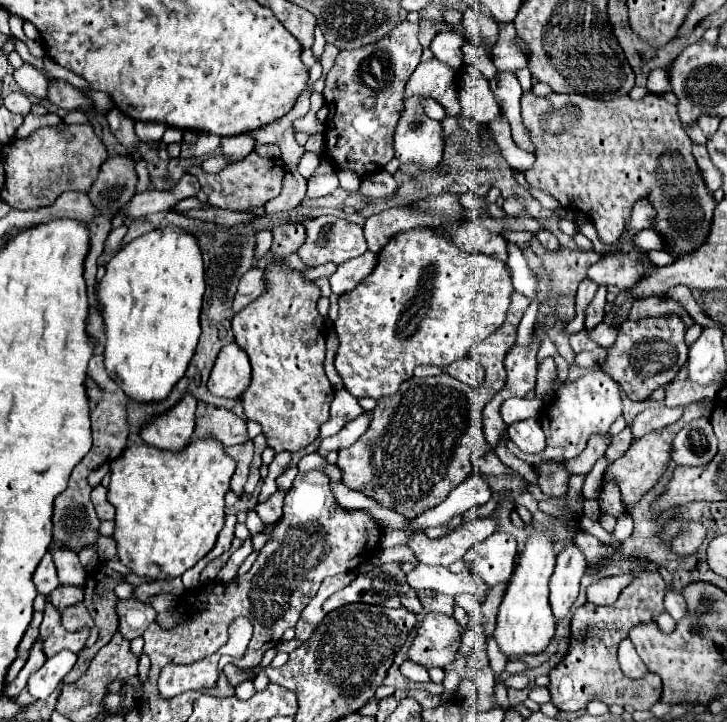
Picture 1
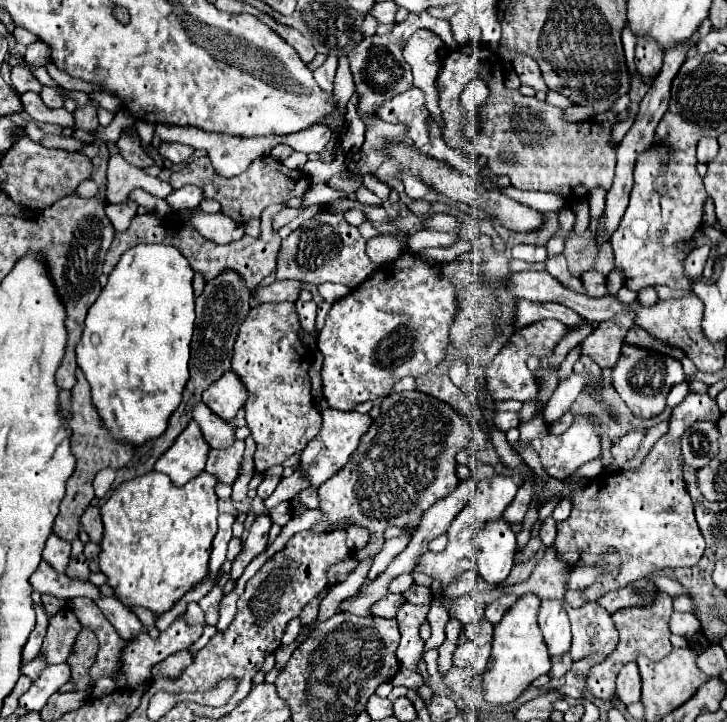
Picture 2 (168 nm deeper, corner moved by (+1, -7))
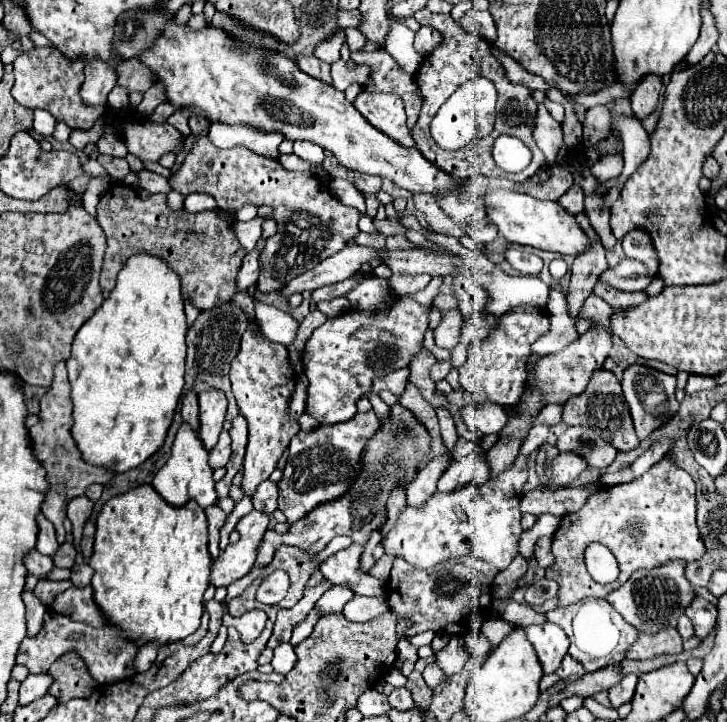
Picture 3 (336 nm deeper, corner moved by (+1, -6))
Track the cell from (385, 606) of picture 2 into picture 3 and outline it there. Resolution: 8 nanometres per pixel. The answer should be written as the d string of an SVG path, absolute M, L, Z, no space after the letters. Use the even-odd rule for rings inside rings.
M356 595L352 601L348 601L344 605L344 615L350 619L350 621L370 621L382 613L388 611L388 597L380 595L380 597L362 597L362 595Z

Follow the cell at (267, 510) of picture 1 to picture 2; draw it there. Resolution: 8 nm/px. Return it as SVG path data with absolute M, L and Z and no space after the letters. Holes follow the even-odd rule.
M256 516L256 520L252 522L248 536L242 544L242 552L236 556L236 560L232 562L232 570L230 570L230 580L238 580L244 572L244 568L252 562L252 558L256 558L258 554L262 554L268 548L268 530L270 530L270 516Z

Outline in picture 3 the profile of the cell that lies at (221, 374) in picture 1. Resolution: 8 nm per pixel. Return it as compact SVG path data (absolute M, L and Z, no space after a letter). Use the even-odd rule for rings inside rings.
M208 389L198 395L200 401L200 439L206 449L212 449L222 433L228 399L218 389Z

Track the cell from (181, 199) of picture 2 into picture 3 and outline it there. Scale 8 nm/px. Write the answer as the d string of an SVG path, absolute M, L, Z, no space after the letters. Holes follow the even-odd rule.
M190 193L188 197L184 197L184 209L190 213L198 213L204 209L216 209L216 201L212 195L206 195L206 193Z

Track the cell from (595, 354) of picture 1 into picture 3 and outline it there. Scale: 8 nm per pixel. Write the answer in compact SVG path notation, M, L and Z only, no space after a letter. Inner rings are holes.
M534 425L526 435L520 455L510 471L500 473L500 477L486 481L484 485L466 485L454 493L434 493L422 509L406 507L394 529L384 537L386 553L404 557L410 565L418 569L432 567L444 557L472 555L480 561L494 565L498 571L506 569L518 553L518 539L522 533L518 509L522 497L522 485L526 483L526 455L536 451L542 443L548 441L550 427Z

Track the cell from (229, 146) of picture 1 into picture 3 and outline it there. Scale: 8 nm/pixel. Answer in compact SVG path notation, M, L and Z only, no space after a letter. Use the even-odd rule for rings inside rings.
M294 141L294 153L306 159L312 167L322 167L324 163L324 149L312 141Z

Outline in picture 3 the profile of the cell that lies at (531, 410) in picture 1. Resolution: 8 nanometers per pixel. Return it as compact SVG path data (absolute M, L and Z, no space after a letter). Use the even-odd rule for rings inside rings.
M474 403L464 407L462 419L470 431L490 435L502 431L502 427L508 423L508 413L502 405L496 403Z

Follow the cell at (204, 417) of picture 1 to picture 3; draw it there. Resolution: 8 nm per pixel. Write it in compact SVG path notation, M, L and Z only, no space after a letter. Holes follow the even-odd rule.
M188 393L184 397L184 405L182 405L182 419L194 429L200 429L200 407L198 407L198 399L196 393Z

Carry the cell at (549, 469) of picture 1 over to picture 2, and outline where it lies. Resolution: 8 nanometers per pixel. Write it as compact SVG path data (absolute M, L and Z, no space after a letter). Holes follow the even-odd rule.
M548 518L540 528L540 540L548 548L548 546L552 546L554 538L556 538L556 522L552 518Z

